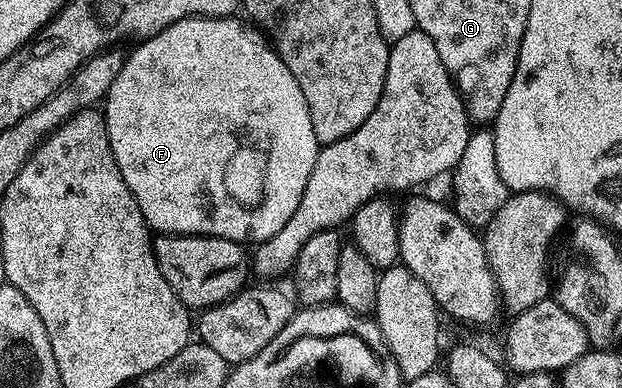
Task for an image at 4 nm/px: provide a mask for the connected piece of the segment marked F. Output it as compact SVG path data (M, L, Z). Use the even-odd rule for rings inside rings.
M195 16L167 26L150 40L140 41L134 47L137 49L124 57L115 82L105 95L103 115L111 142L111 154L115 154L119 174L123 174L123 182L127 182L131 194L135 194L135 202L139 202L139 210L154 233L218 236L224 240L235 240L242 246L262 244L267 238L279 234L291 214L295 214L295 206L299 206L299 198L303 198L303 190L307 190L307 178L311 178L311 170L315 170L319 145L311 126L311 114L307 114L303 90L299 90L299 82L295 82L295 74L287 70L283 58L277 56L272 43L252 23L237 19Z

